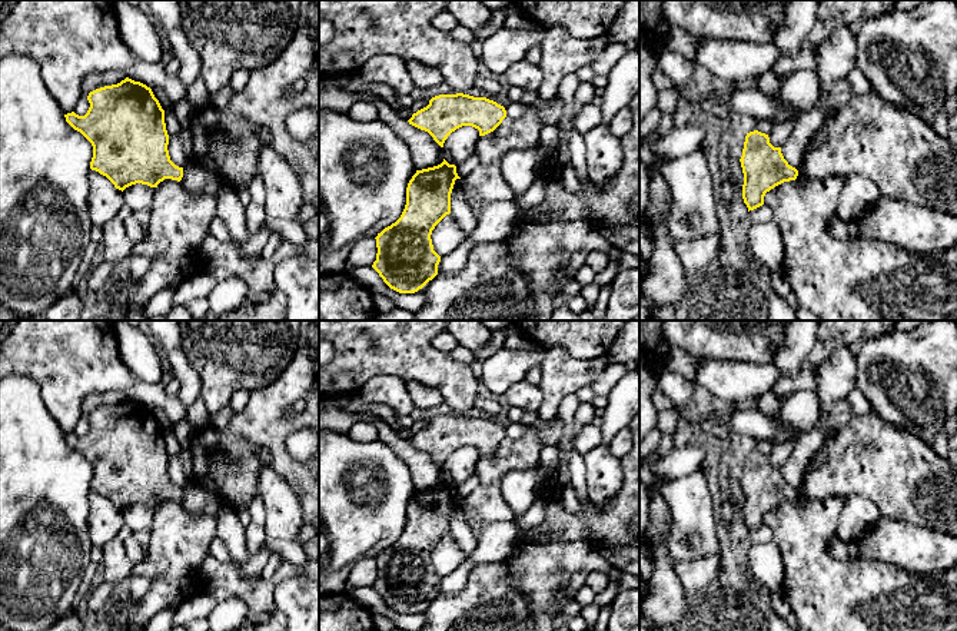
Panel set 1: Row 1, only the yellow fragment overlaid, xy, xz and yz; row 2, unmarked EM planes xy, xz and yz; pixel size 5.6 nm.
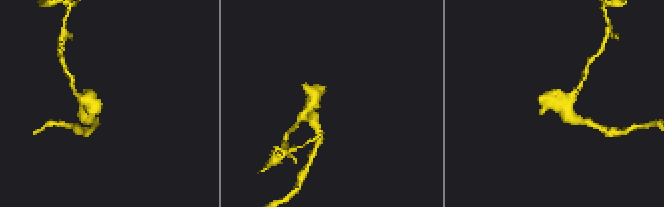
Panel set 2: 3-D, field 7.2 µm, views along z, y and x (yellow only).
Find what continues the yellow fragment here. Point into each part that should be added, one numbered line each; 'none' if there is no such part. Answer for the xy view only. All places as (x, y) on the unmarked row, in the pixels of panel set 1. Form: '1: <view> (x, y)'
none

